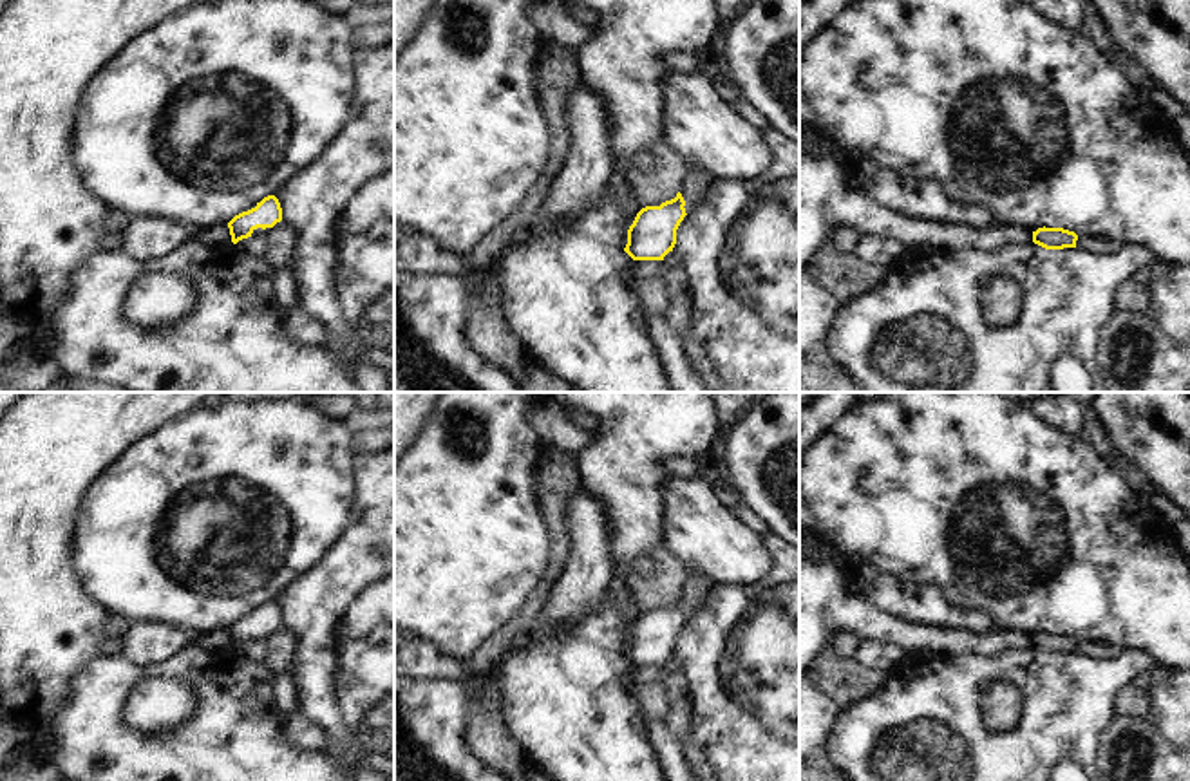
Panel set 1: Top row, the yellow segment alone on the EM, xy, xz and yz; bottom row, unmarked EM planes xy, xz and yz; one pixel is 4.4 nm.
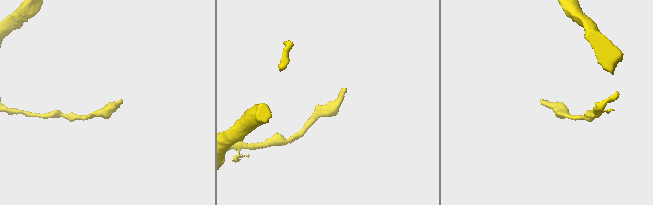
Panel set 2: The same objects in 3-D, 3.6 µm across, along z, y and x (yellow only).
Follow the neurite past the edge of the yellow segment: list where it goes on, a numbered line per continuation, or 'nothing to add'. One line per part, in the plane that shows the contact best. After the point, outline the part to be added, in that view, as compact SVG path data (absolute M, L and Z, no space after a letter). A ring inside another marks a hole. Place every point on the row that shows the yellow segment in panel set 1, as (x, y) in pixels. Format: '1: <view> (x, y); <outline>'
nothing to add

